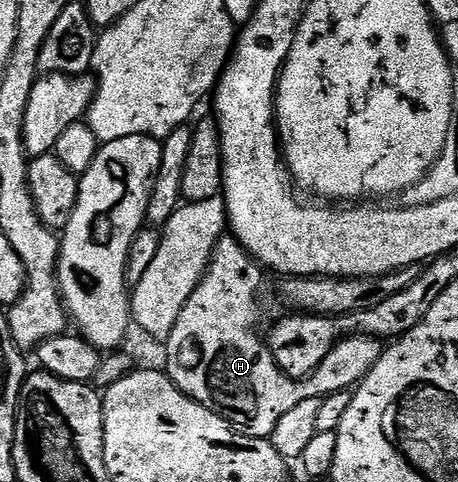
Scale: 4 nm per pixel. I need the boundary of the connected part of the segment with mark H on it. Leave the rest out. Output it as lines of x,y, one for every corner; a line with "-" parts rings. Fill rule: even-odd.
222,238
216,243
216,249
212,251
212,260
208,263
208,271
200,279
194,294
190,294
186,306
182,306
182,314
178,314
178,322
174,322
174,330
166,341
166,371
173,382
188,396
194,397
199,404
206,404
227,416
237,428
247,430
253,436
268,438
278,426
278,418
282,418
286,410
294,410
294,406
306,400
323,398
332,392
342,392
359,385
378,362
382,344
377,337
367,334
349,335
333,346
330,354
326,354
326,358
313,375
303,379
287,376
272,357
265,337
261,333
260,336
256,333
256,323
260,320
260,304
256,299
260,296
264,275
266,272
260,261
235,238

